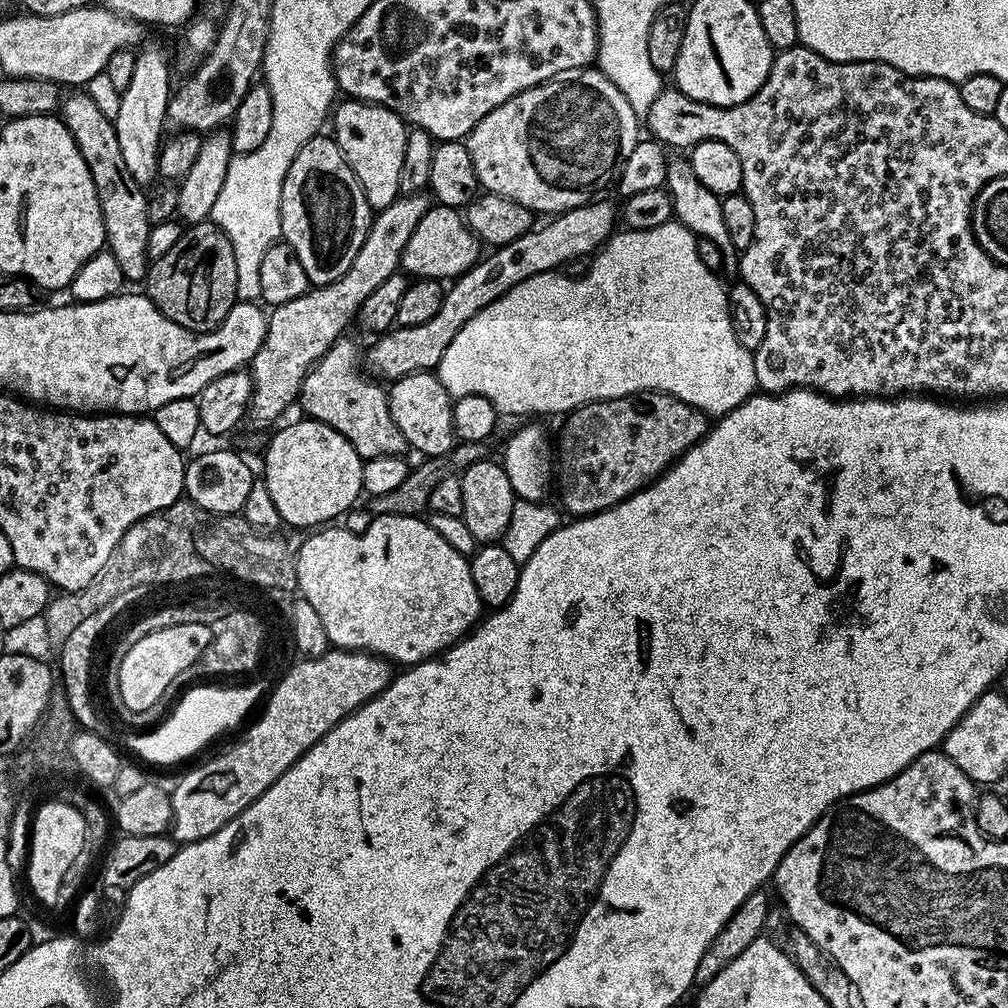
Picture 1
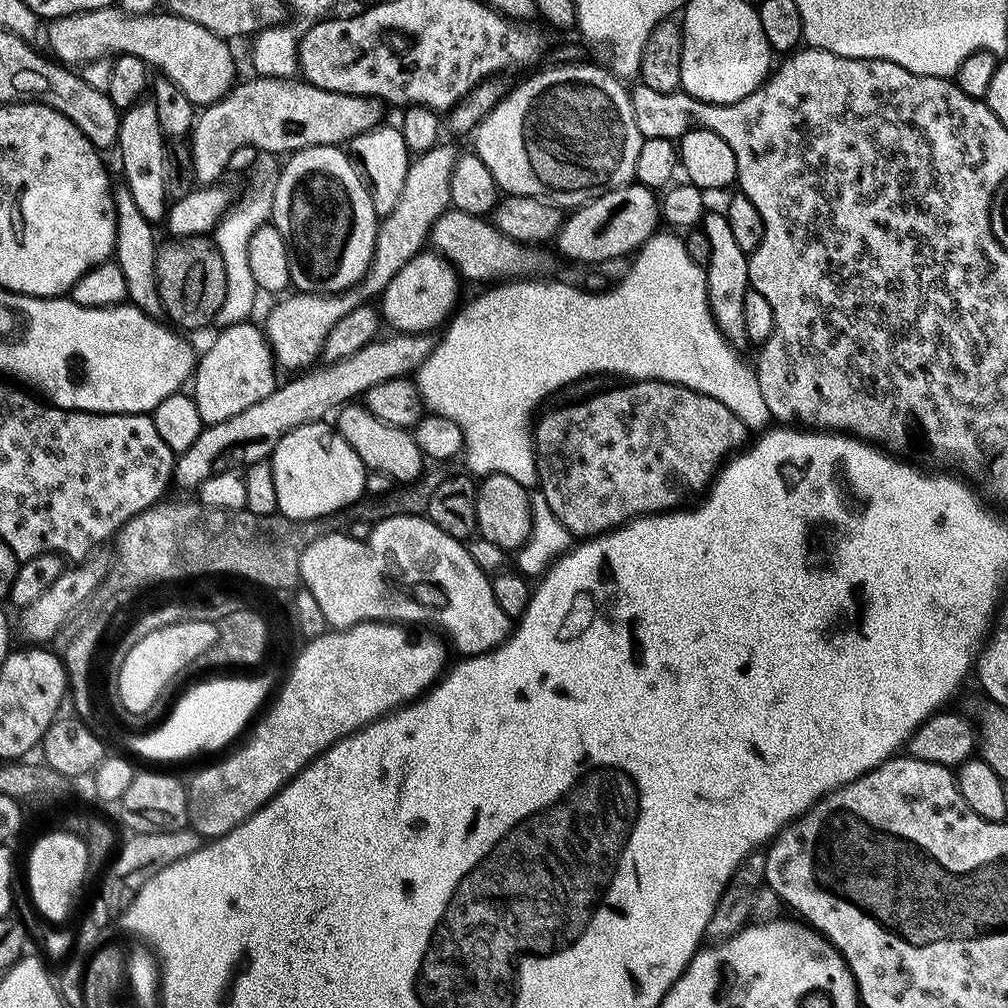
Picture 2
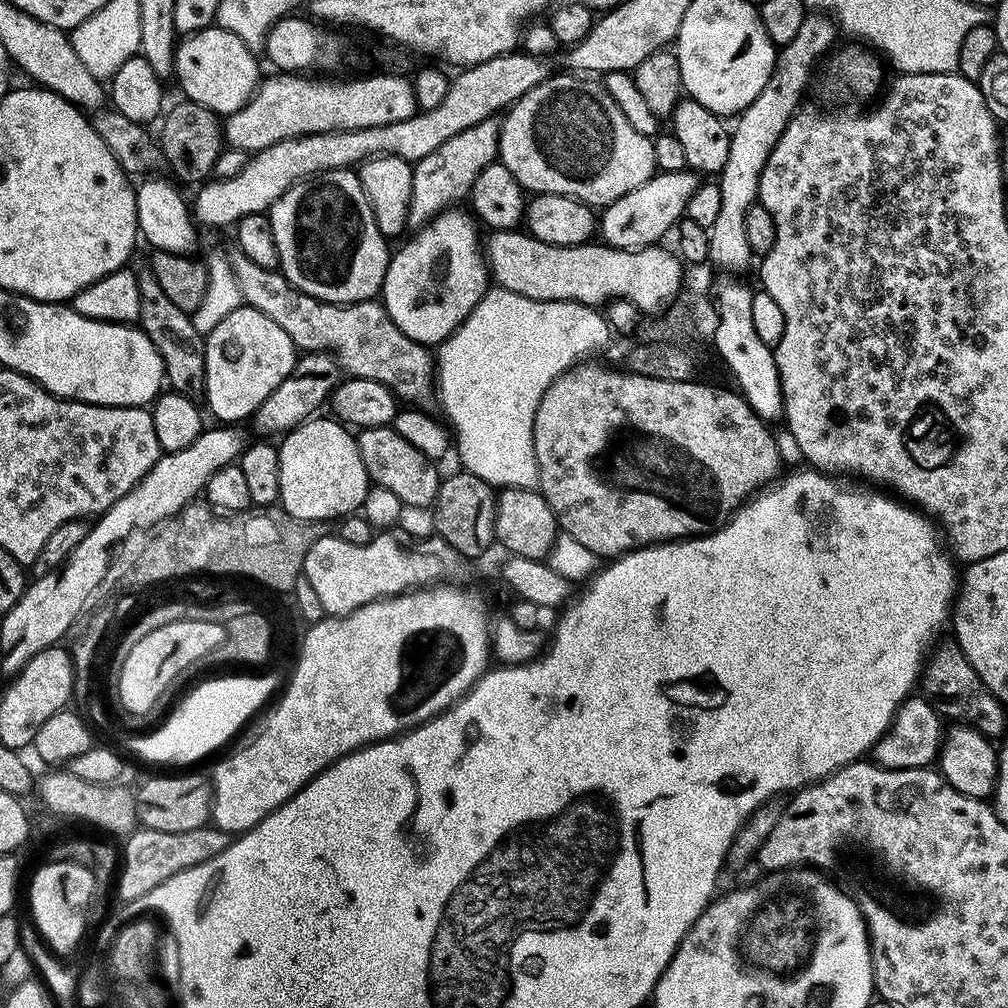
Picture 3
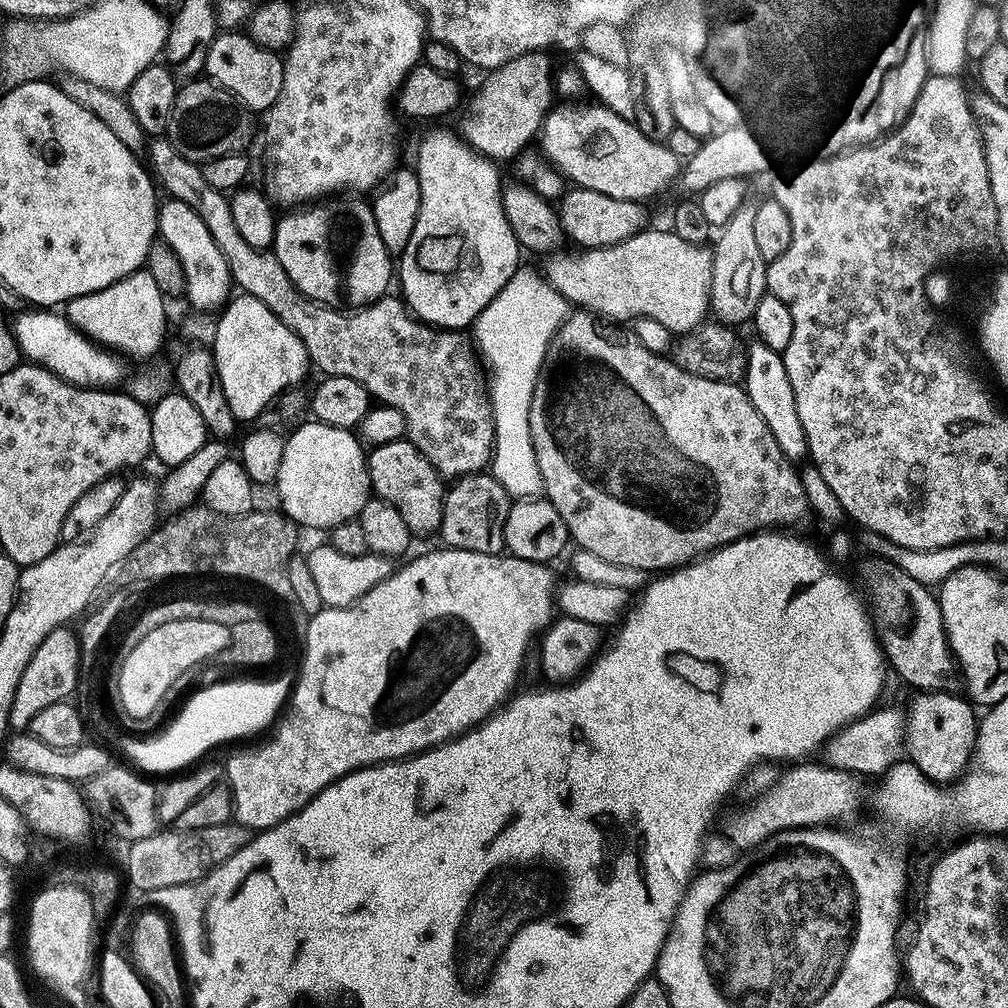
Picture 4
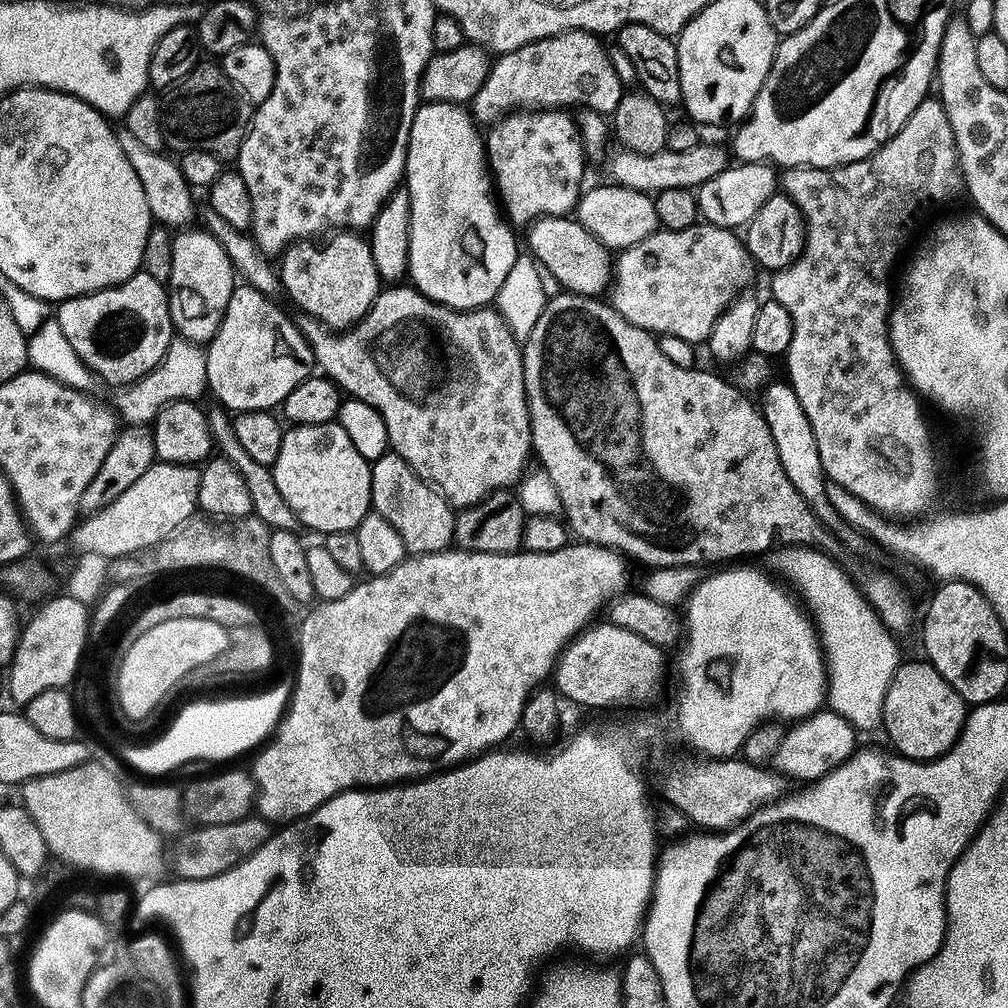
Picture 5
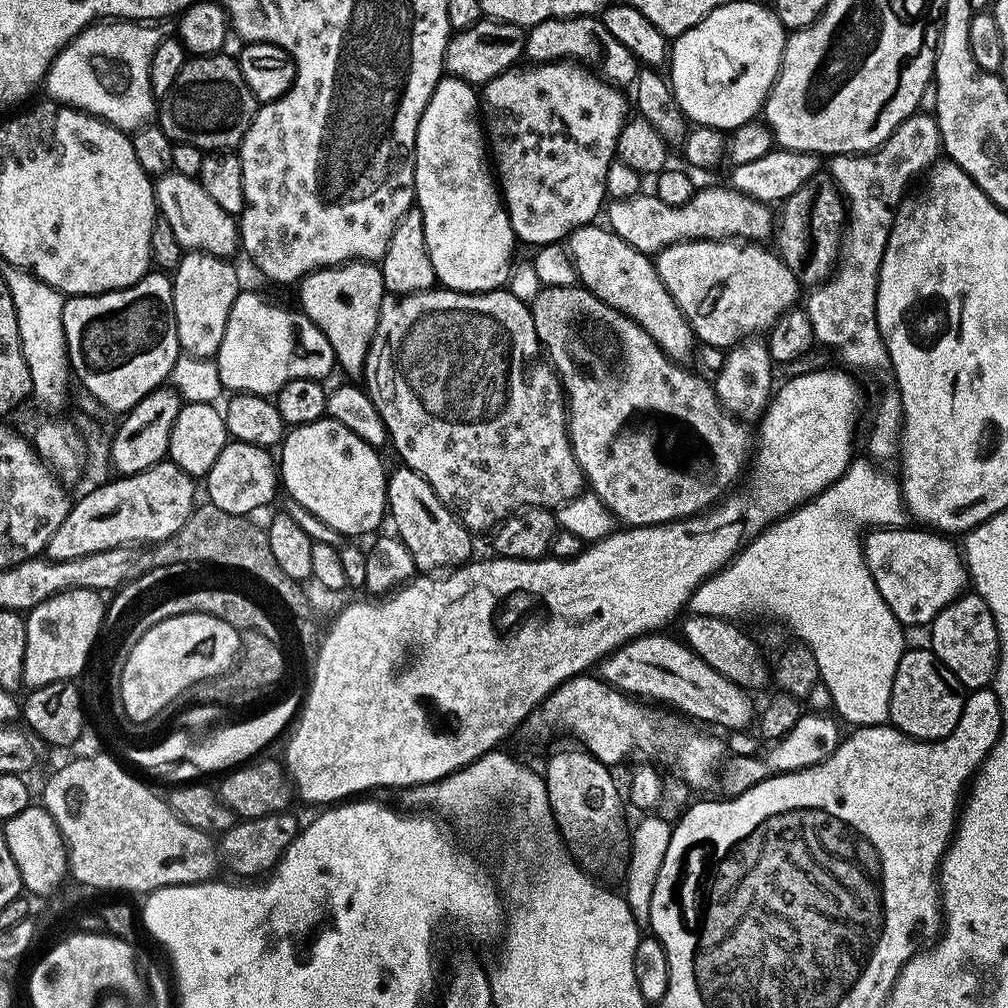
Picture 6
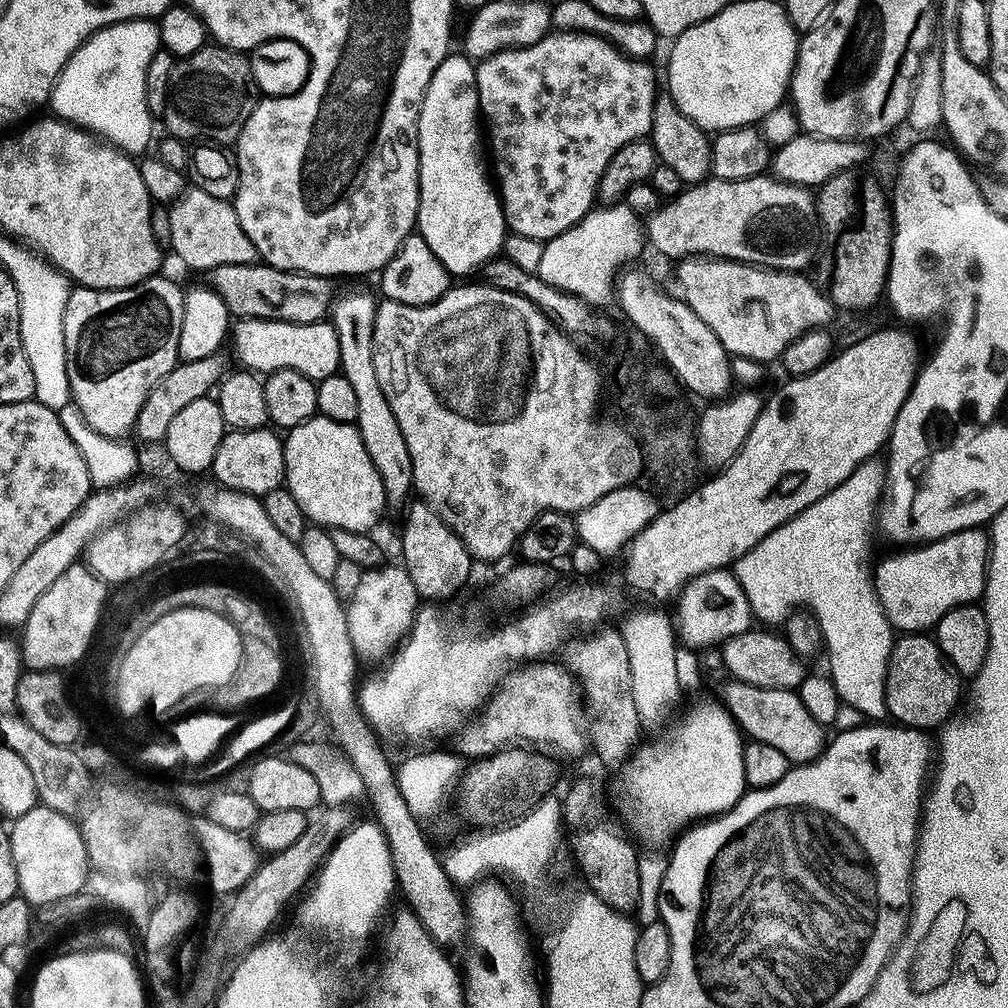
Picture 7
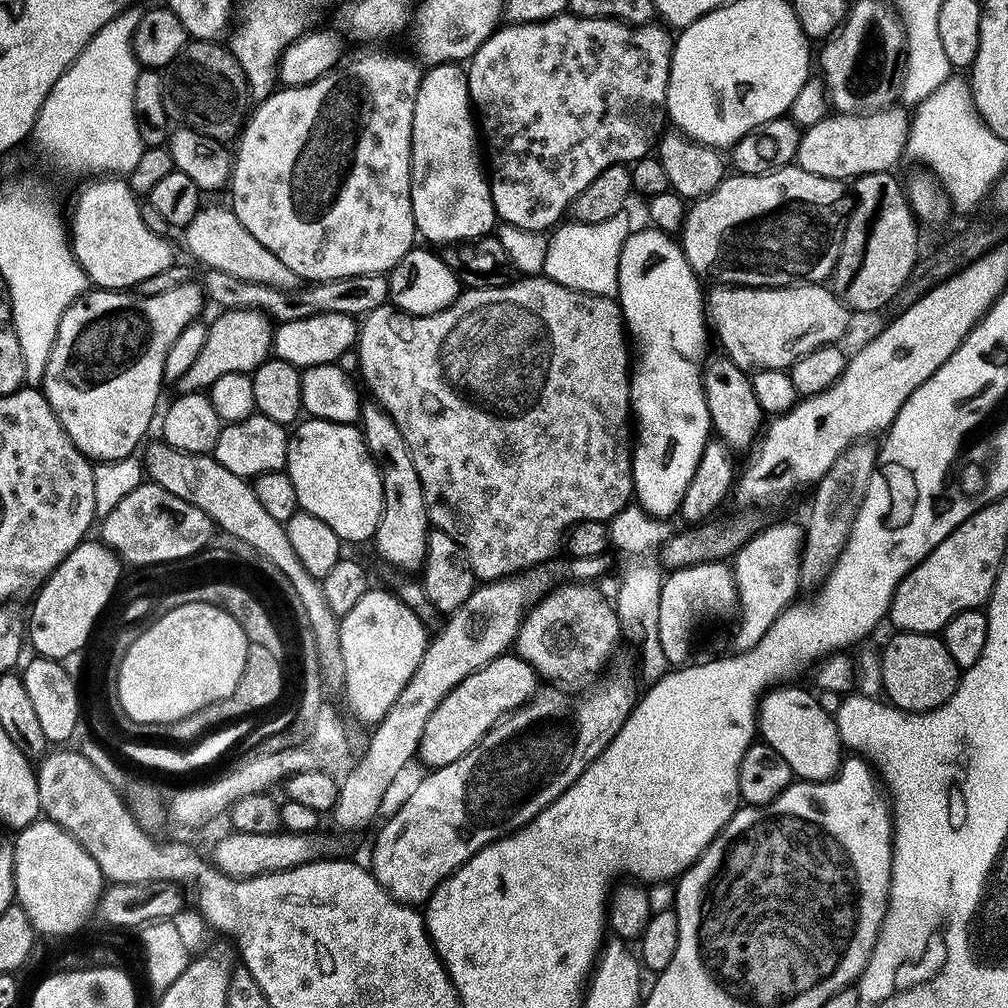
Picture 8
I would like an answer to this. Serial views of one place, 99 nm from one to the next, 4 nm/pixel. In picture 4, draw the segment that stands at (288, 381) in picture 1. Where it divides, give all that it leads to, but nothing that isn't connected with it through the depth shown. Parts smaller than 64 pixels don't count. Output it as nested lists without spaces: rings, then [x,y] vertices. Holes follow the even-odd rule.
[[[543,51],[527,52],[485,75],[488,77],[473,94],[458,129],[461,141],[473,152],[492,162],[501,162],[537,135],[537,122],[543,121],[554,99],[554,76],[548,73],[548,60],[544,56],[547,55]]]

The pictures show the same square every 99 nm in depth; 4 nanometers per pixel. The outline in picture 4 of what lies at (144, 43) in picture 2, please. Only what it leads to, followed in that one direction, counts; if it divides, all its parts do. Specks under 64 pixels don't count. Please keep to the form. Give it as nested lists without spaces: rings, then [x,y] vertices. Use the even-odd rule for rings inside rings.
[[[228,30],[217,35],[206,54],[203,75],[217,88],[223,89],[229,97],[241,100],[249,113],[263,114],[276,101],[280,93],[280,73],[278,60],[269,49],[258,46],[250,36],[236,30]]]

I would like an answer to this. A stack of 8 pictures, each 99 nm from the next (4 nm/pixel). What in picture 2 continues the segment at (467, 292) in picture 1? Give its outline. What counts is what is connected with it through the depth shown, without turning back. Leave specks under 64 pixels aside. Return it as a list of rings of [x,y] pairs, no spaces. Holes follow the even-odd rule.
[[[635,182],[610,190],[605,196],[579,205],[573,212],[576,213],[565,219],[554,237],[555,251],[561,257],[564,255],[565,261],[587,266],[604,266],[607,260],[631,257],[647,240],[657,235],[656,223],[662,220],[662,204],[657,193],[645,184]],[[414,332],[391,335],[385,340],[375,338],[368,345],[362,346],[357,353],[343,357],[336,363],[313,367],[297,375],[300,377],[289,384],[281,383],[269,396],[262,398],[262,402],[246,406],[242,414],[226,418],[226,422],[207,425],[198,434],[194,446],[176,456],[175,483],[196,490],[215,472],[227,472],[237,466],[268,460],[287,432],[301,428],[304,424],[323,421],[327,412],[335,413],[341,406],[363,397],[364,393],[370,390],[370,386],[378,386],[378,382],[386,382],[399,376],[411,377],[431,356],[433,337]]]

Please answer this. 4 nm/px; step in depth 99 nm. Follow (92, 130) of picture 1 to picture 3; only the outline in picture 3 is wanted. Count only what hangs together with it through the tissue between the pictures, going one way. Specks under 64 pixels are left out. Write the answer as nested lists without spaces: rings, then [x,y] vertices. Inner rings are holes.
[[[150,270],[141,271],[138,275],[138,296],[140,298],[140,318],[138,327],[154,342],[154,350],[164,363],[166,384],[173,392],[193,398],[203,397],[204,379],[206,378],[206,358],[204,357],[205,337],[194,330],[194,322],[189,313],[178,310],[174,302],[170,302],[158,283],[158,278]]]

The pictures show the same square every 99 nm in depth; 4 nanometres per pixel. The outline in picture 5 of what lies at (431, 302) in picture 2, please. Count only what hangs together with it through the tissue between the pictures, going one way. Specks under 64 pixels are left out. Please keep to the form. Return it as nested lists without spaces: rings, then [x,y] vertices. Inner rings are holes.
[[[421,103],[410,126],[408,157],[404,167],[406,191],[412,203],[412,221],[408,227],[407,279],[411,287],[421,292],[427,300],[457,310],[475,310],[491,305],[518,255],[516,236],[512,233],[515,231],[502,215],[494,195],[486,140],[479,131],[481,129],[467,107]]]

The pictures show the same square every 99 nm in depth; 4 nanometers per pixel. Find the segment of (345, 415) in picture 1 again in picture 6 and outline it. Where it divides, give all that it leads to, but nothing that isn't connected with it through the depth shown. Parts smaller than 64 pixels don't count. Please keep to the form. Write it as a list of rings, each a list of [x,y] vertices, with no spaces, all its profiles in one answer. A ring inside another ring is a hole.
[[[400,466],[397,467],[396,473],[388,476],[388,502],[386,505],[387,515],[390,517],[390,524],[394,529],[395,535],[406,546],[406,550],[410,550],[412,555],[412,563],[420,570],[436,570],[432,568],[444,568],[440,570],[452,570],[457,566],[463,566],[473,559],[472,539],[473,533],[465,528],[460,517],[455,512],[449,510],[442,502],[442,498],[438,498],[438,494],[434,494],[434,490],[430,486],[430,482],[426,482],[426,478],[422,474],[418,474],[414,470]]]

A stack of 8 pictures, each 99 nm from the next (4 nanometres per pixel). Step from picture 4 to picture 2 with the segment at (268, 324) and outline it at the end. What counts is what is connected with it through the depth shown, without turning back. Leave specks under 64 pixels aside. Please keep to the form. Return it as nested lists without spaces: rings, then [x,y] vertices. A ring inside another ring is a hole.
[[[245,322],[220,328],[217,333],[216,341],[199,357],[194,369],[194,379],[190,384],[190,395],[206,426],[226,422],[226,418],[242,414],[246,406],[262,402],[262,398],[269,396],[278,387],[278,365],[263,327],[256,325],[255,328],[252,322]]]

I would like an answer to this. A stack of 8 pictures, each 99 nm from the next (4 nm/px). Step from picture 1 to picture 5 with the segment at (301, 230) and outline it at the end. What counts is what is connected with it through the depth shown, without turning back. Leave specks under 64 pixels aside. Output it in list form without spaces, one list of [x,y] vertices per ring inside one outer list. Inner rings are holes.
[[[340,230],[329,235],[325,244],[312,244],[316,242],[311,239],[290,244],[279,257],[278,271],[286,296],[288,292],[306,315],[321,320],[328,328],[347,330],[363,320],[382,290],[371,243],[360,236],[352,230]]]

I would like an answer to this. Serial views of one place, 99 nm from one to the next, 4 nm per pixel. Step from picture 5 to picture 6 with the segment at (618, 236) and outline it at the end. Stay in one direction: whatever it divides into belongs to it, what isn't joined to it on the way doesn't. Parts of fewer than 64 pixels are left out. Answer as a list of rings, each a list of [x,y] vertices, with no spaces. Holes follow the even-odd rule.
[[[731,187],[696,190],[684,205],[668,205],[655,194],[625,196],[611,201],[607,227],[619,234],[639,252],[659,253],[660,249],[679,240],[715,240],[739,238],[744,242],[764,242],[774,232],[774,214],[769,205],[749,196],[741,196]]]

